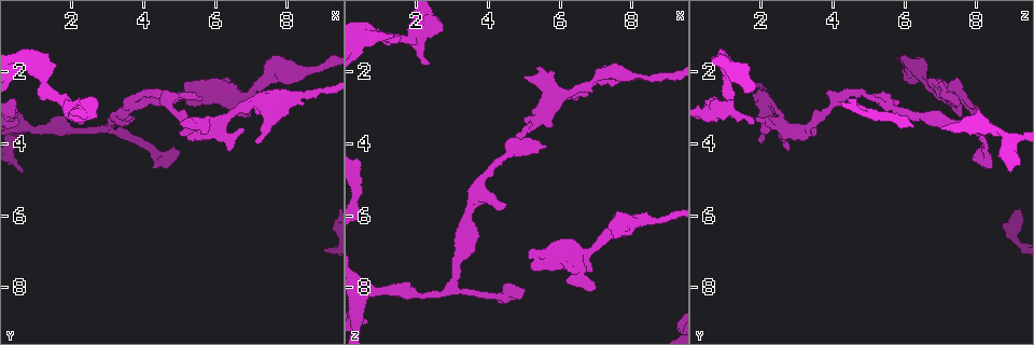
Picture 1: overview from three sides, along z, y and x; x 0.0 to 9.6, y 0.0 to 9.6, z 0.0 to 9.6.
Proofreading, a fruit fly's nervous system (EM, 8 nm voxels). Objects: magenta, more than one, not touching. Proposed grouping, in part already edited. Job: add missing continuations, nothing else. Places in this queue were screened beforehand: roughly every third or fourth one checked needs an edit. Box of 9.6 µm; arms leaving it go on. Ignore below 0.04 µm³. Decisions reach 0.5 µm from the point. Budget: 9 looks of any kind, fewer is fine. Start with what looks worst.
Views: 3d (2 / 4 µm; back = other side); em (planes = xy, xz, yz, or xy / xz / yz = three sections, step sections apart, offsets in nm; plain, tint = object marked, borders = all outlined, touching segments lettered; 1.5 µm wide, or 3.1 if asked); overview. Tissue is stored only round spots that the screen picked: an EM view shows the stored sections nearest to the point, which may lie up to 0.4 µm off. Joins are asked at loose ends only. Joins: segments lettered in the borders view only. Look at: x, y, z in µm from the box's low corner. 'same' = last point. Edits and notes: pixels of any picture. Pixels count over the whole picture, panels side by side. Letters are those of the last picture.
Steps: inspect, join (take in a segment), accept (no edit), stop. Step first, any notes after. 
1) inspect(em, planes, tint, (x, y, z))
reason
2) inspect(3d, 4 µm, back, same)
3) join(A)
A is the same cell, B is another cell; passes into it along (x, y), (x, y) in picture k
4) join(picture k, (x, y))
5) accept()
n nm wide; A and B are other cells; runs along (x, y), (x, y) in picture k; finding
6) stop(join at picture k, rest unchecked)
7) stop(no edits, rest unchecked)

inspect(em, planes, borders, (2.35, 3.30, 1.75))
branch stops here

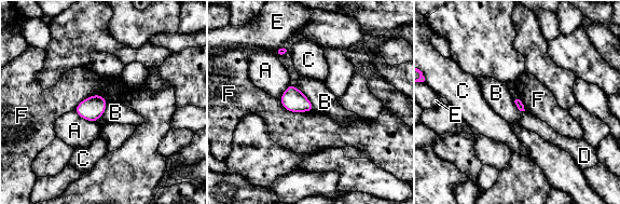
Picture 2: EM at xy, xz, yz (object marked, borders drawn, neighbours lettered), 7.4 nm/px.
accept()
A, B, C, D, E and F are other cells; border along (288, 49), (289, 52) in picture 2; no lettered segment goes on from it

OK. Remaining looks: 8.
inspect(3d, 4 µm, (6.85, 3.20, 7.55))
branch stops here

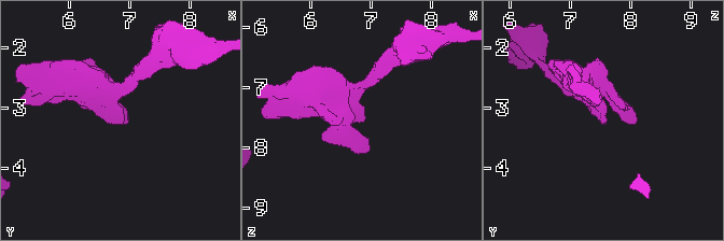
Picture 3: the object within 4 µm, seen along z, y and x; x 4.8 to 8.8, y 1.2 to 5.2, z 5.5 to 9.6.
inspect(em, xy, step 8, tint, (6.85, 3.25, 7.55))
need the tissue

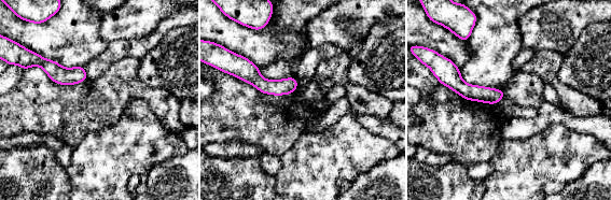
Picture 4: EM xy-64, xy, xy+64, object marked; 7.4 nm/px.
inspect(em, planes, borders, same)
another direction

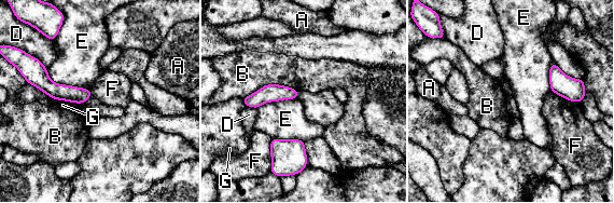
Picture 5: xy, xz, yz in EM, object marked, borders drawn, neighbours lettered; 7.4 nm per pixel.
accept()
A, B, D, E, F and G are other cells; border along (298, 91), (263, 84), (241, 98) in picture 5; no lettered segment goes on from it

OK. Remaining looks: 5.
inspect(em, planes, borders, (5.05, 3.45, 2.20))
free end

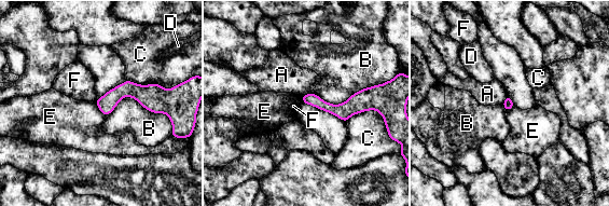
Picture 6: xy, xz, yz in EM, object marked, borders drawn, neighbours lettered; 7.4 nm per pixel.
accept()
A, B, C, D, E and F are other cells; runs along (371, 98), (349, 108), (304, 99) in picture 6; none of them fits

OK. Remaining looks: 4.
inspect(3d, 2 µm, back, (7.20, 3.95, 2.05))
free end

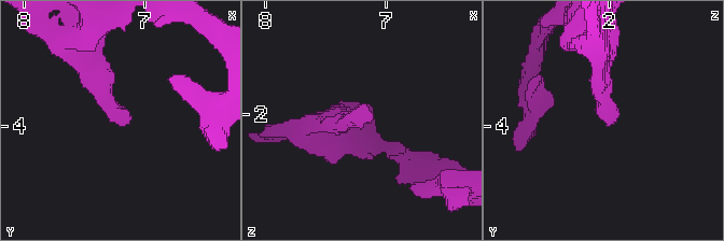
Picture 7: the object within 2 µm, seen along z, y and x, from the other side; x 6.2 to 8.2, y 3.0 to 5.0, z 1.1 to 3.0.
inspect(em, xy, step 8, borders, (7.18, 4.02, 2.00))

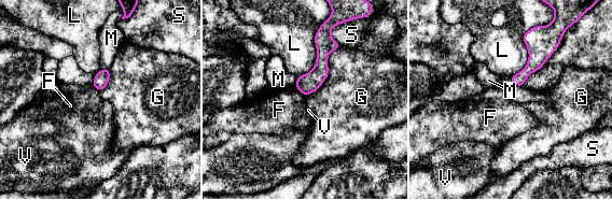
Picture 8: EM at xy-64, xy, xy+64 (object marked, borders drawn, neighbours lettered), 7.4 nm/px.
accept()
90 nm wide; F, G, L, M, S and V are other cells; border along (341, 46), (305, 96) in picture 8; no lettered segment goes on from it

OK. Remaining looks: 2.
stop(no edits, rest unchecked)

